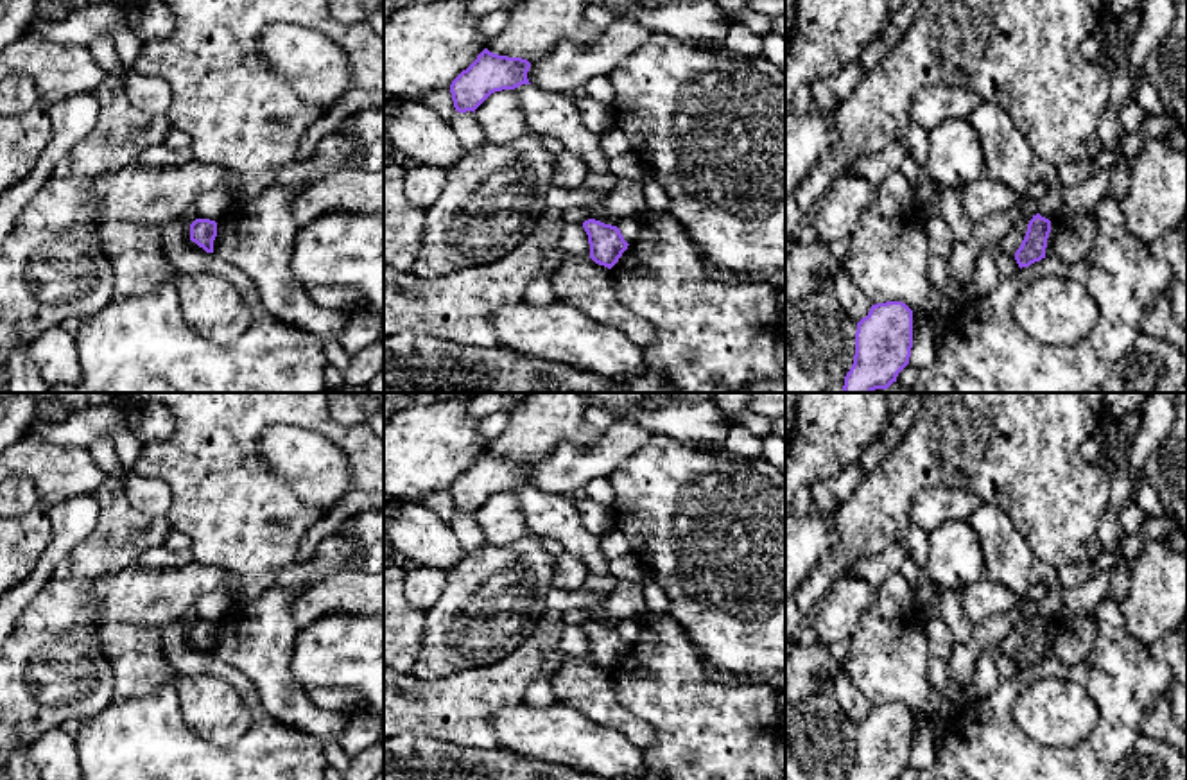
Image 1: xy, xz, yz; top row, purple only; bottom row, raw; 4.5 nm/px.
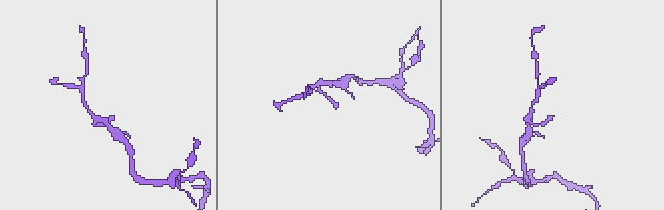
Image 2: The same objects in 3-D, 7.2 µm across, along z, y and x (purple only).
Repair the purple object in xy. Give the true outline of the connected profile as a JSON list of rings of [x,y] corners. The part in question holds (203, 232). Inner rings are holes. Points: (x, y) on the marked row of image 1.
[[[195,219],[190,224],[190,240],[203,247],[206,253],[213,253],[213,240],[217,237],[217,222],[210,219]]]

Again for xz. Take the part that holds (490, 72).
[[[484,48],[450,84],[455,111],[475,113],[491,93],[531,84],[529,68],[527,59],[498,56]]]

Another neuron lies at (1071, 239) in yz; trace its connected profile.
[[[1096,208],[1083,215],[1063,213],[1060,219],[1051,221],[1045,256],[1058,258],[1063,264],[1085,258],[1094,246],[1096,230]]]

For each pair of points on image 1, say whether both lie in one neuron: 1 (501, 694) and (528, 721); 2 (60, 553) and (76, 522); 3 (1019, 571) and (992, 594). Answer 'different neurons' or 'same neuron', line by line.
1: different neurons
2: same neuron
3: different neurons

